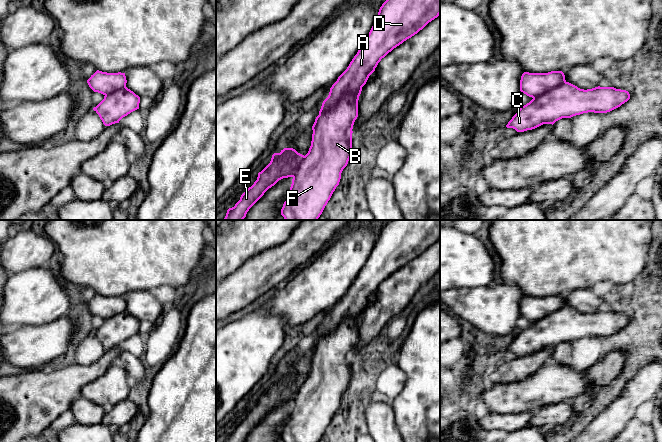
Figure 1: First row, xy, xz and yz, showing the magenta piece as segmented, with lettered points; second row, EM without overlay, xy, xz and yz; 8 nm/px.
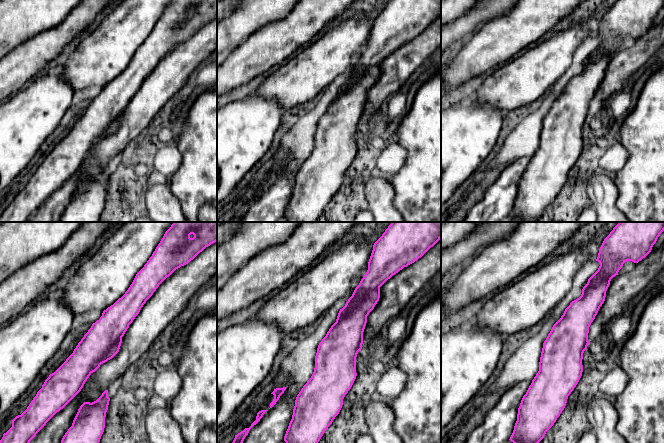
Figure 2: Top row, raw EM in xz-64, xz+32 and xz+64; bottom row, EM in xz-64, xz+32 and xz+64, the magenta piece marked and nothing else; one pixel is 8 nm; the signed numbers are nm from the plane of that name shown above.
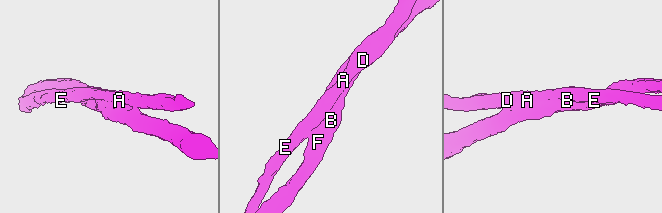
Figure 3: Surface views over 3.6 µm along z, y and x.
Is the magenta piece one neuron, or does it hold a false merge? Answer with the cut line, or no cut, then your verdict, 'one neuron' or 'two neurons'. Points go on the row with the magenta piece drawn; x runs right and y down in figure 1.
cut none; one neuron

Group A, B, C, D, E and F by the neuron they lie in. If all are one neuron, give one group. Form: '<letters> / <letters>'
A B C D E F

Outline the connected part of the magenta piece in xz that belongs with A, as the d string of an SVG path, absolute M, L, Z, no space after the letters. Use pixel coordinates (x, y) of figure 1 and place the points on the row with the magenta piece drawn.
M386 0L380 7L366 40L323 101L312 126L308 153L304 156L293 148L284 148L280 153L274 153L270 163L258 173L257 180L241 195L235 206L227 210L223 220L243 220L249 209L269 188L288 177L293 179L281 215L285 220L318 220L339 185L341 173L352 154L352 129L358 117L358 100L362 87L382 58L439 15L440 0Z

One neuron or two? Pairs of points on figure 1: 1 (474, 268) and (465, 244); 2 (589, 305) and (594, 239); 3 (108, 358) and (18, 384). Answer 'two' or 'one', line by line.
1: one
2: two
3: one

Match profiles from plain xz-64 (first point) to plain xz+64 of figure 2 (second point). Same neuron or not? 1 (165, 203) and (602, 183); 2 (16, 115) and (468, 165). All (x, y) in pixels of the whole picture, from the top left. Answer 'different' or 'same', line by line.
1: same
2: same

